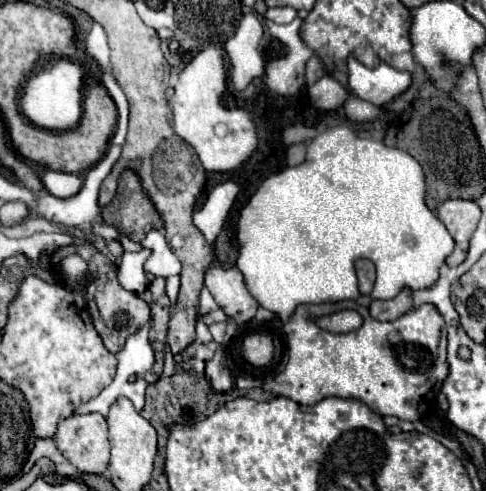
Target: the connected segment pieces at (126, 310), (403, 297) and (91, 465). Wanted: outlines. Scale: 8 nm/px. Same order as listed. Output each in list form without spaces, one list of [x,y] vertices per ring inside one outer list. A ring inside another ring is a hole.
[[[91,242],[61,246],[51,256],[53,266],[57,266],[59,260],[63,260],[63,256],[69,256],[69,254],[75,254],[75,252],[81,254],[87,260],[87,264],[89,264],[91,278],[89,278],[89,282],[85,286],[85,296],[87,296],[87,304],[89,304],[89,310],[91,310],[91,316],[93,316],[93,324],[95,324],[99,336],[103,338],[103,344],[107,346],[107,350],[115,354],[115,352],[119,352],[123,348],[127,336],[137,332],[151,318],[149,304],[145,300],[141,300],[135,292],[129,292],[129,290],[125,290],[119,284],[119,280],[117,280],[117,266],[105,254],[101,254]],[[103,322],[105,322],[105,326],[103,326]]]
[[[403,288],[399,292],[397,298],[393,300],[373,300],[371,306],[369,306],[369,312],[375,320],[397,320],[399,316],[403,316],[405,312],[409,312],[413,308],[411,304],[411,290],[409,288]]]
[[[71,414],[63,418],[55,432],[55,442],[59,452],[79,470],[79,472],[93,472],[103,474],[109,464],[109,434],[107,434],[107,420],[101,414]]]

